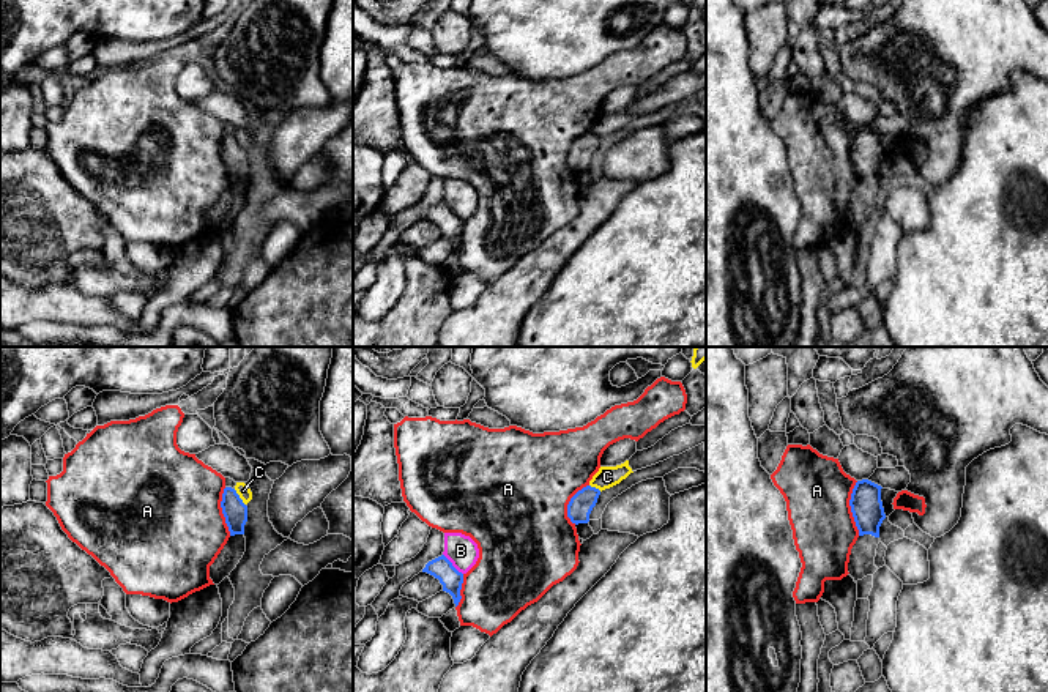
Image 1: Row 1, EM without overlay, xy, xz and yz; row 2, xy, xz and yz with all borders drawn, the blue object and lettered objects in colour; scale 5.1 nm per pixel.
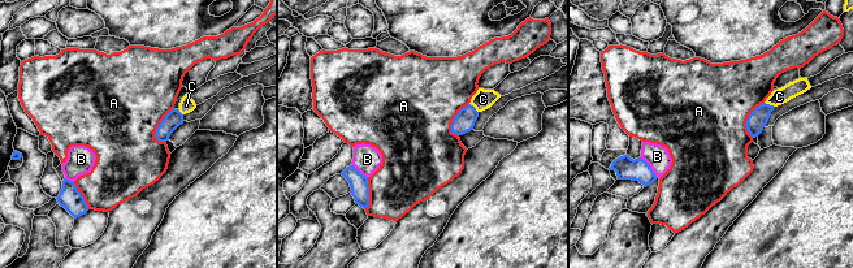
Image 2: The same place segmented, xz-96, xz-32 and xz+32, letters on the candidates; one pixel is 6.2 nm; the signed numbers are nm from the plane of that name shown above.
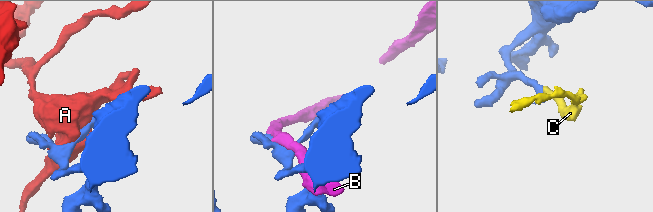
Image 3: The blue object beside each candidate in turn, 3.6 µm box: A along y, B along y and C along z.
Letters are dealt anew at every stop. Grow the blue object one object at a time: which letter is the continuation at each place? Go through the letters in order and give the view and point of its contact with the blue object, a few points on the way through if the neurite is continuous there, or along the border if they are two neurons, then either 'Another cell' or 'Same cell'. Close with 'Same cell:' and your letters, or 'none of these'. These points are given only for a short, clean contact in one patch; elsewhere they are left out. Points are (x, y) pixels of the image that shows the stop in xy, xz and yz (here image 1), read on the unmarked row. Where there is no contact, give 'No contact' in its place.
A: Touches blue at yz (851, 155). Another cell
B: Touches blue at xz (451, 212). Another cell
C: Touches blue at xy (238, 144). Boundary: xy (234, 136), (245, 152). Another cell
Same cell: none of these

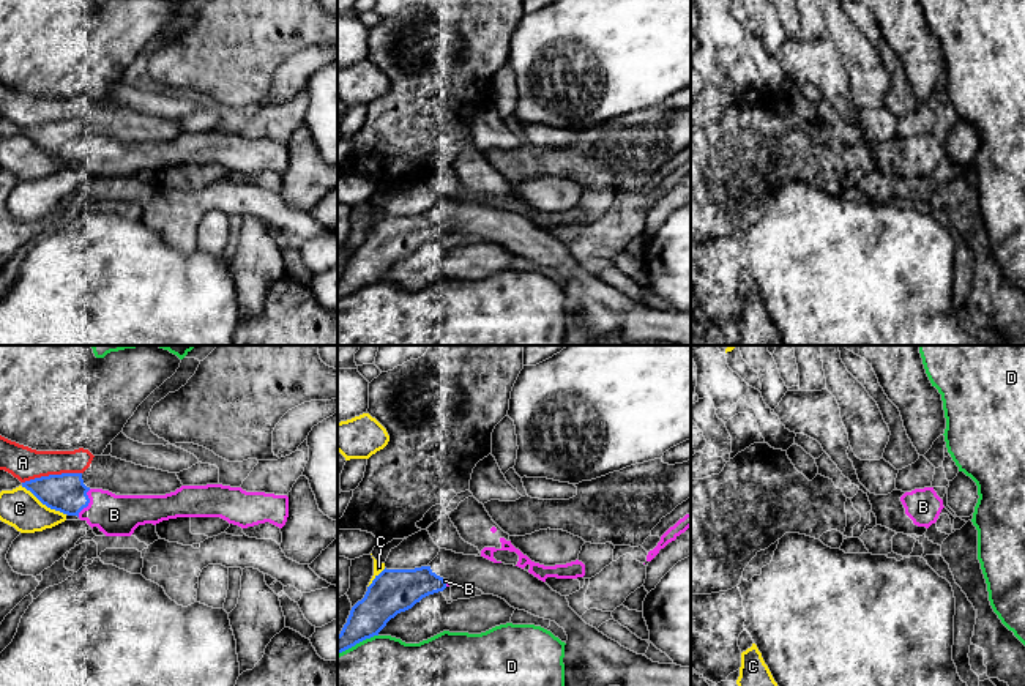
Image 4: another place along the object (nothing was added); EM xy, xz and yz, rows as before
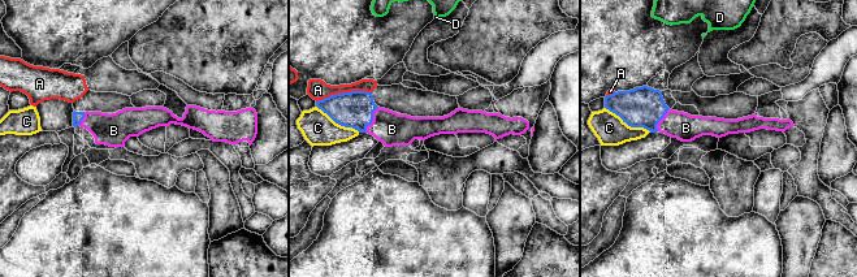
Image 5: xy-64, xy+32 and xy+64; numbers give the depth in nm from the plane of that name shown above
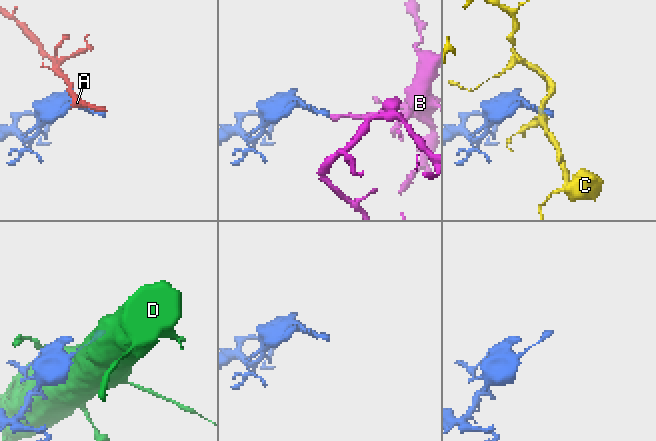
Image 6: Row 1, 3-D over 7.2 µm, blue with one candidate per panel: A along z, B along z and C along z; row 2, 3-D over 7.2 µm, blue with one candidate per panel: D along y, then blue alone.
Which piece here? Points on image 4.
A: Touches blue at xy (51, 122). Another cell
B: Touches blue at xy (89, 149). Same cell
C: Touches blue at xy (43, 150). Boundary: xy (21, 133), (48, 153), (65, 161). Another cell
D: Touches blue at xz (357, 289). Another cell
Same cell: B

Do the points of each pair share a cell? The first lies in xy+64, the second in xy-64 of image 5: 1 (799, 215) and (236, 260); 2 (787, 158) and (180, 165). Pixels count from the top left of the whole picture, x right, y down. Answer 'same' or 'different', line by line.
1: different
2: same

